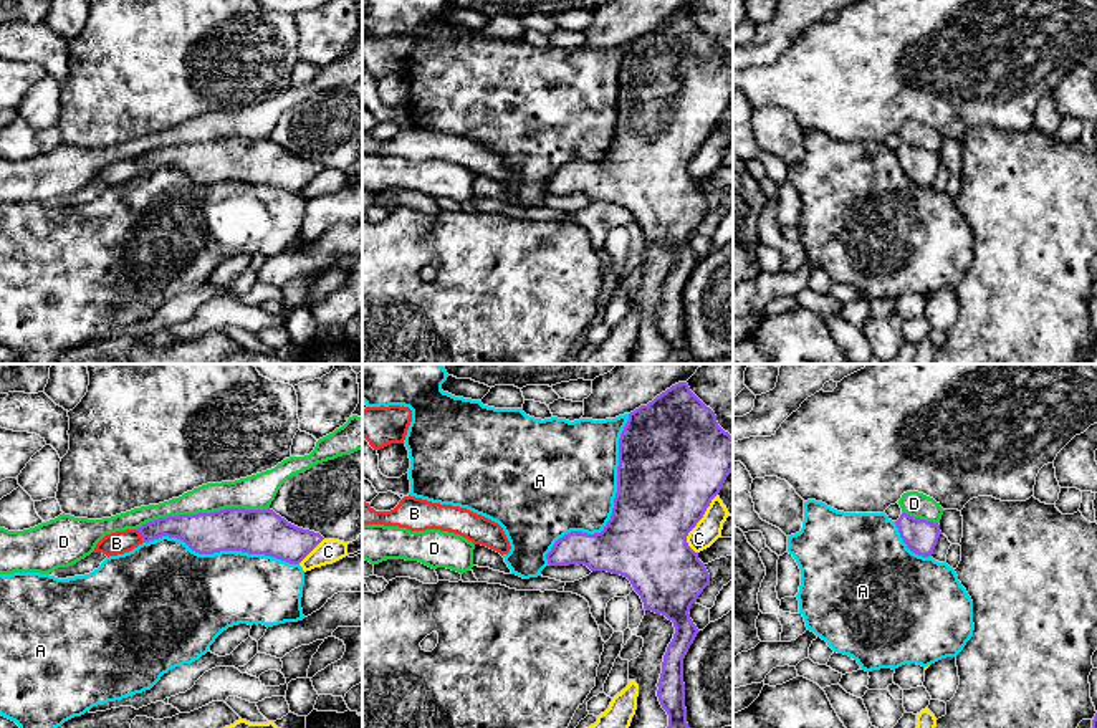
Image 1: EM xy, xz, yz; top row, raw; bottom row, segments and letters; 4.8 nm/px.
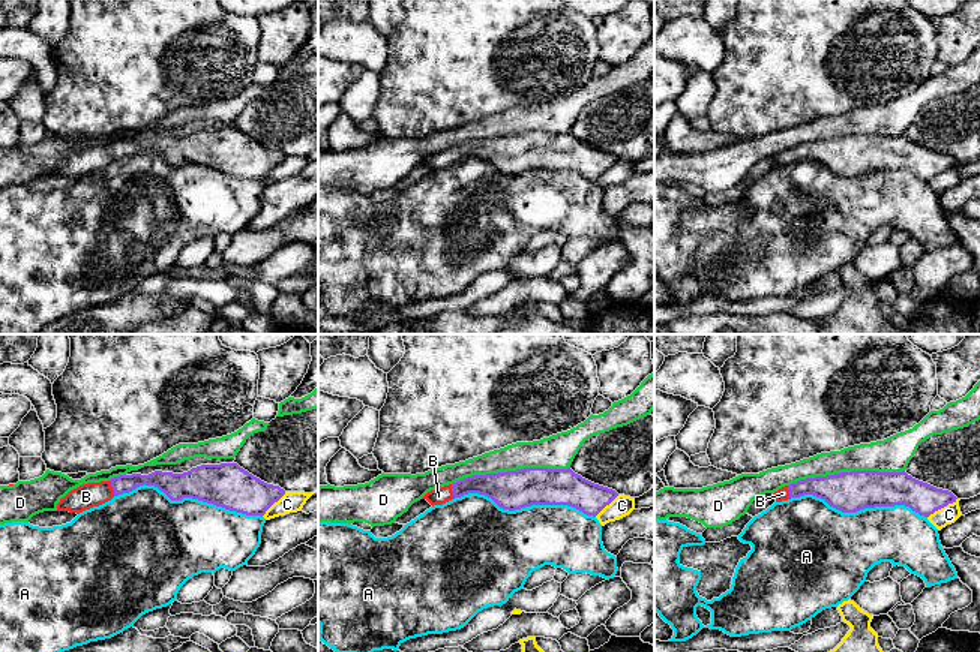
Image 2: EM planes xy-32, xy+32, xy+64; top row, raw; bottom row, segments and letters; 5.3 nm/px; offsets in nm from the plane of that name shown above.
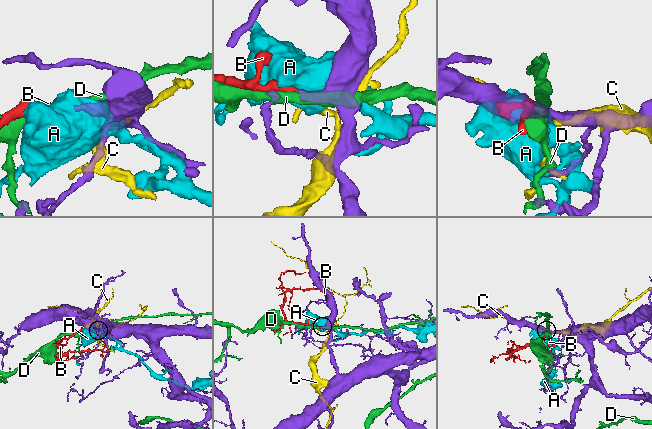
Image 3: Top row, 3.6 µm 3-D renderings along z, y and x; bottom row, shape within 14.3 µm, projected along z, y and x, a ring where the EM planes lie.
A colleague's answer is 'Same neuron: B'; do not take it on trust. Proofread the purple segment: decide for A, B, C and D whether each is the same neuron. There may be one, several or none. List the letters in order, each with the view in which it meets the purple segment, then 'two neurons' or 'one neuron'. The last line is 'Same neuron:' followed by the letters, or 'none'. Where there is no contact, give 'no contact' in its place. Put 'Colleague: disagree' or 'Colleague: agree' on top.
Colleague: agree
A: xz | two neurons
B: xy | one neuron
C: xz | two neurons
D: xy | two neurons
Same neuron: B

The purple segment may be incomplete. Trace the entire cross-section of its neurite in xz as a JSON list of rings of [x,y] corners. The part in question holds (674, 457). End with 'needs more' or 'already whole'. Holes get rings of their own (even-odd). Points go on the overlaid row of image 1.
[[[678,382],[657,395],[647,405],[629,414],[619,438],[617,493],[611,520],[601,533],[571,531],[559,538],[546,554],[549,566],[584,564],[591,571],[607,571],[627,577],[640,596],[645,611],[665,615],[673,622],[675,634],[667,647],[659,678],[657,697],[668,715],[667,728],[688,728],[685,708],[683,659],[700,632],[690,619],[690,607],[710,586],[710,574],[688,543],[688,533],[703,518],[711,500],[720,493],[726,477],[733,472],[733,437],[725,432],[715,412],[688,387]]]; already whole

